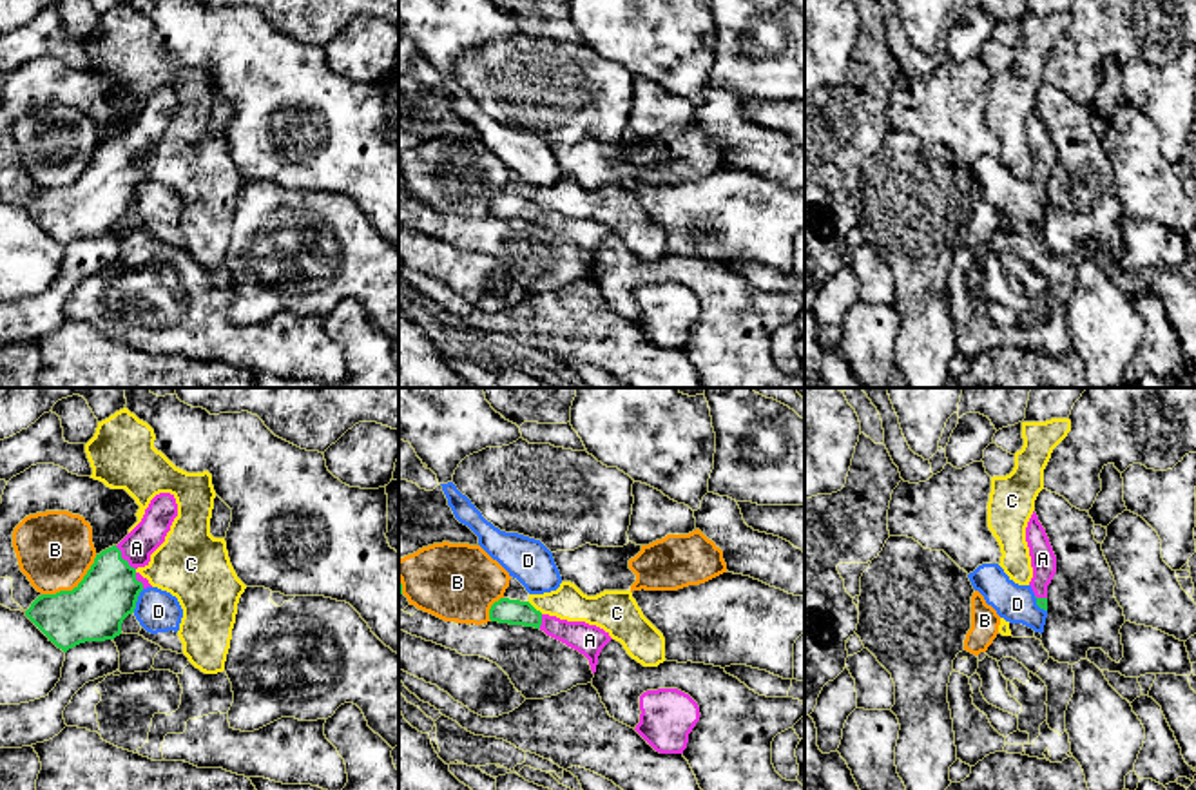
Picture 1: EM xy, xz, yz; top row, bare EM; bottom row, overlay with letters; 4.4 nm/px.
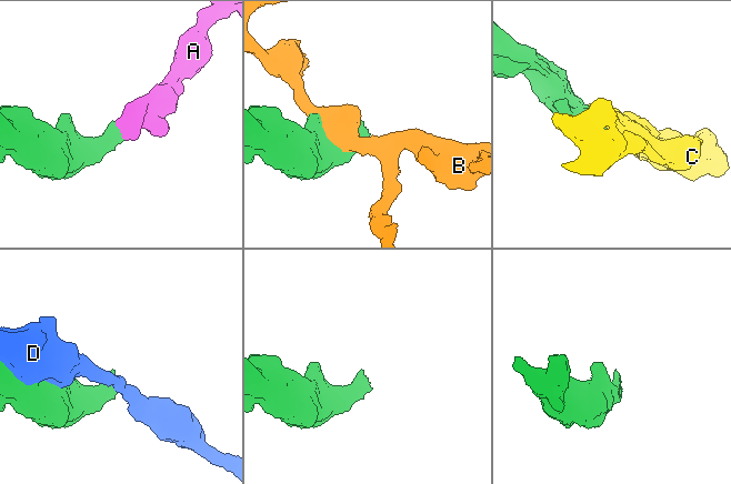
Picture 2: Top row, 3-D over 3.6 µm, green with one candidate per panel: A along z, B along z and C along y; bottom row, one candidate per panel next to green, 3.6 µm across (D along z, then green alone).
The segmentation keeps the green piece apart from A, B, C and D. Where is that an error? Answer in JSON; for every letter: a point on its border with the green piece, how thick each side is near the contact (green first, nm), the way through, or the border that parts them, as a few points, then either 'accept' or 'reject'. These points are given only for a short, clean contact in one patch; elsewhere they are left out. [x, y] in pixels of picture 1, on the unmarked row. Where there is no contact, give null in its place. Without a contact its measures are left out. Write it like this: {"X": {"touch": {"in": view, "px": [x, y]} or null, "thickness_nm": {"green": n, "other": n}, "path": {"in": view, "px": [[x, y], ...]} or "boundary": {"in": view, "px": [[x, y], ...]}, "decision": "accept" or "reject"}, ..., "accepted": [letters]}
{"A": {"touch": {"in": "xy", "px": [122, 153]}, "thickness_nm": {"green": 260, "other": 140}, "path": {"in": "xy", "px": [[107, 189], [113, 165], [122, 153], [136, 142]]}, "decision": "accept"}, "B": {"touch": {"in": "xy", "px": [75, 182]}, "thickness_nm": {"green": 260, "other": 340}, "decision": "reject"}, "C": {"touch": {"in": "xz", "px": [533, 202]}, "thickness_nm": {"green": 110, "other": 160}, "boundary": {"in": "xz", "px": [[528, 194], [542, 207]]}, "decision": "reject"}, "D": {"touch": {"in": "xy", "px": [136, 194]}, "thickness_nm": {"green": 260, "other": 190}, "decision": "reject"}, "accepted": ["A"]}

